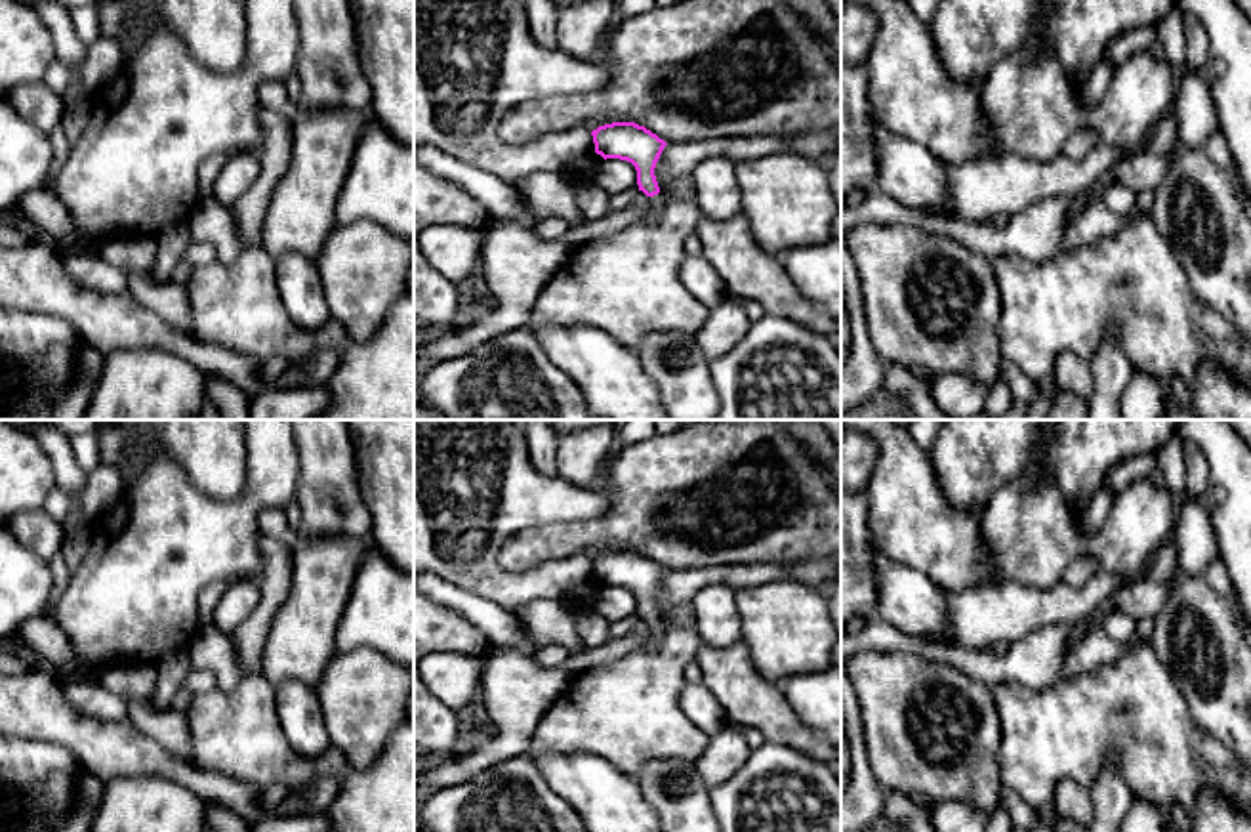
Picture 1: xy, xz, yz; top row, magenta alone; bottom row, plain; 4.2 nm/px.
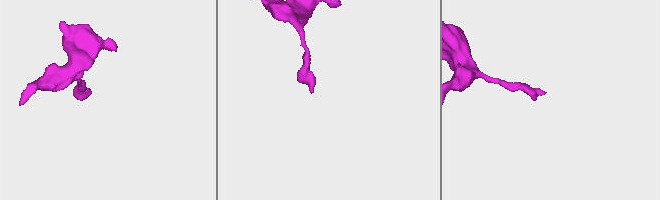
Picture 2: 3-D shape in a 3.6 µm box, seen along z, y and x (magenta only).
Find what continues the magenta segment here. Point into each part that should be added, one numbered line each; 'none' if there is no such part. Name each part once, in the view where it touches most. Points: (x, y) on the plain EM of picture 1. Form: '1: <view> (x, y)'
1: xz (656, 630)

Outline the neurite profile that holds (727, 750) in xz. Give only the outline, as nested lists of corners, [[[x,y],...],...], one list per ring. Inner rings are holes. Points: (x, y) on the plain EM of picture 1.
[[[728,723],[721,733],[711,735],[704,752],[694,759],[694,769],[708,788],[728,780],[748,759],[749,744],[744,725]]]

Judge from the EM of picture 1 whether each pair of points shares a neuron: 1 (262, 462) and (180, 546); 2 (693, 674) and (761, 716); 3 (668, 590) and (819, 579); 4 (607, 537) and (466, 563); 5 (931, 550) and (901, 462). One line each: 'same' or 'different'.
1: same
2: different
3: same
4: different
5: same

